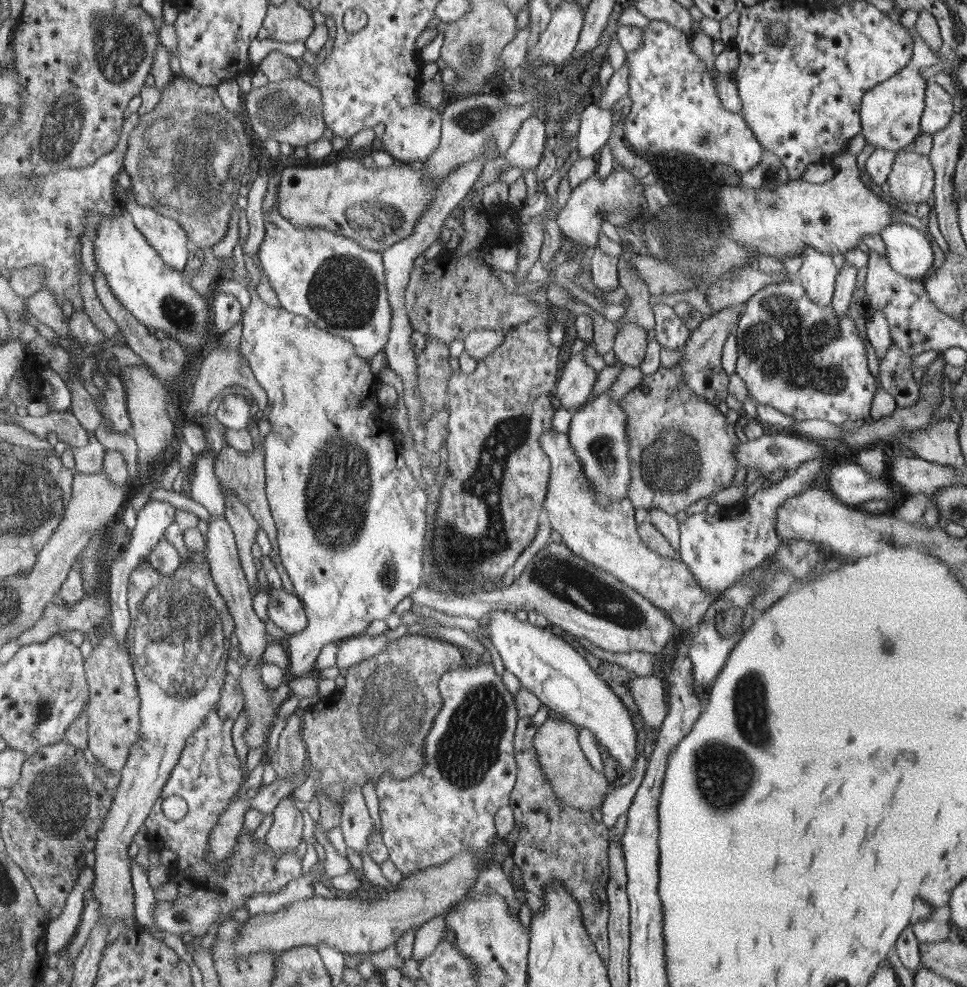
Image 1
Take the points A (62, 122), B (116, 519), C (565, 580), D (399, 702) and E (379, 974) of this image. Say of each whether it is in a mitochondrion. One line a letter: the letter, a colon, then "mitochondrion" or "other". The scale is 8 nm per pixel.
A: mitochondrion
B: other
C: mitochondrion
D: mitochondrion
E: other

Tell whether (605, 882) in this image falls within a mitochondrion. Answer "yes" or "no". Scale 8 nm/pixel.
no

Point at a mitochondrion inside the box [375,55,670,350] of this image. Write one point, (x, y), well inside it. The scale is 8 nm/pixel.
(476, 118)

